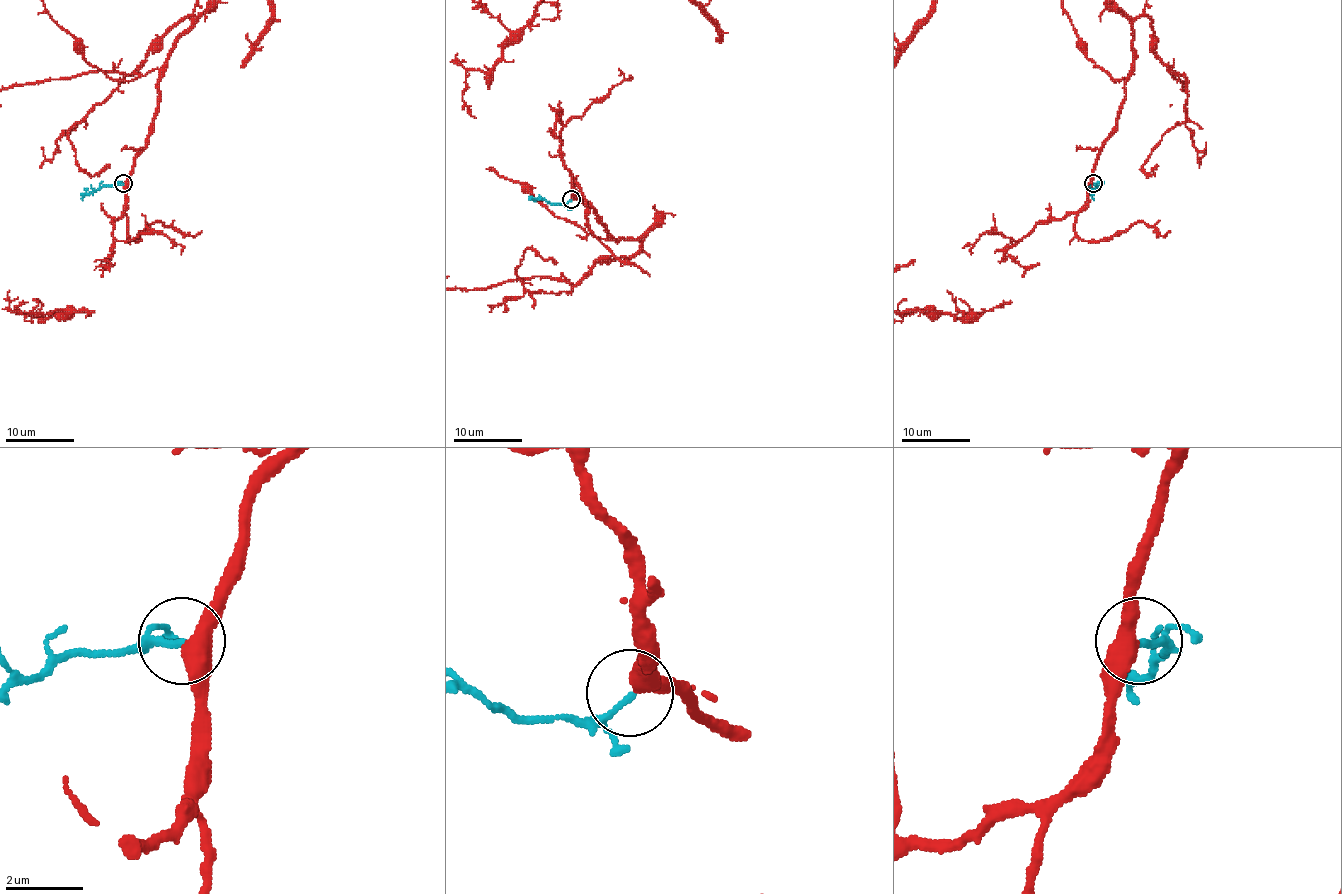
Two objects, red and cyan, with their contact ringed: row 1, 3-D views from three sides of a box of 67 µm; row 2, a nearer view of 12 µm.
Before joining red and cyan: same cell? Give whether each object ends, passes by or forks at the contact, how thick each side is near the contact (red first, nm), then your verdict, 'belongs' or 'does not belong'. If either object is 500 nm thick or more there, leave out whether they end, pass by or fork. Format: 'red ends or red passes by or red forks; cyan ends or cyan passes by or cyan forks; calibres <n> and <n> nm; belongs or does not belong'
red passes by; cyan passes by; calibres 400 and 120 nm; belongs

